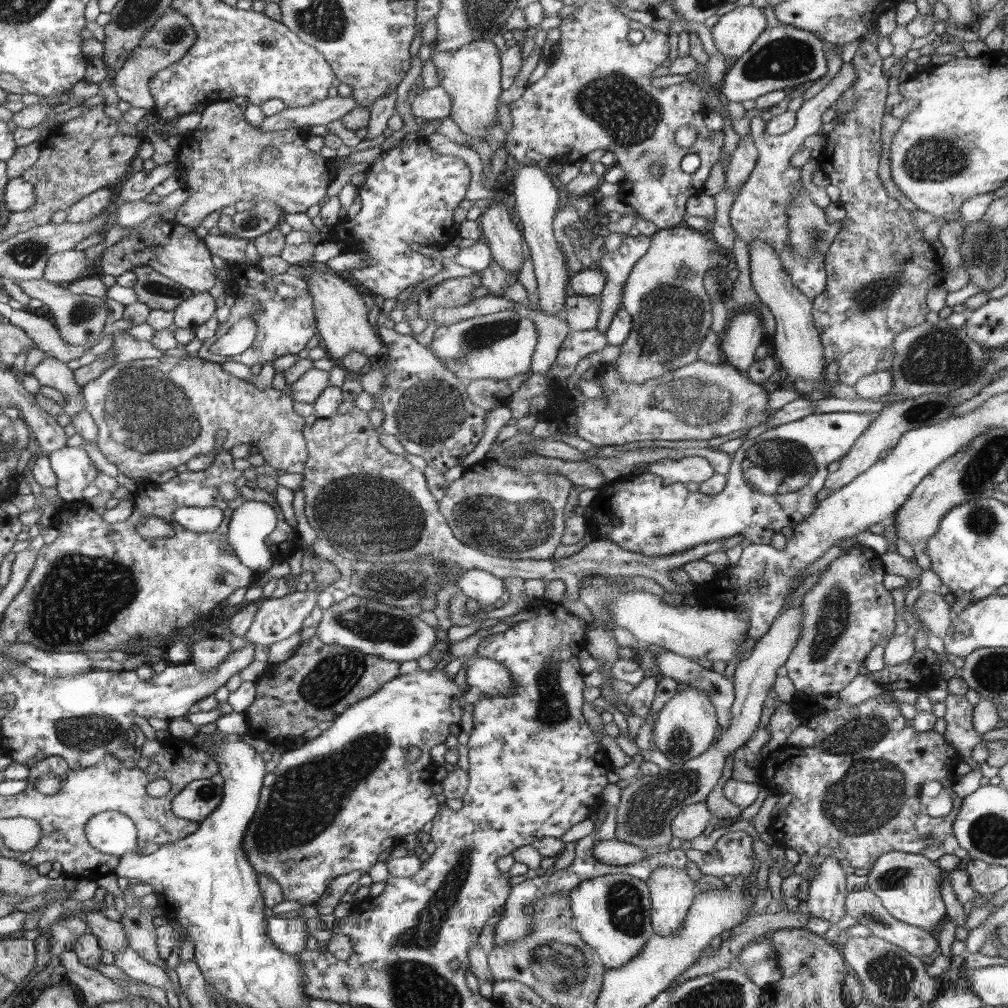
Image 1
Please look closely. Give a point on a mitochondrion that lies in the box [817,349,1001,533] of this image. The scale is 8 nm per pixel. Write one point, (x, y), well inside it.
(926, 410)

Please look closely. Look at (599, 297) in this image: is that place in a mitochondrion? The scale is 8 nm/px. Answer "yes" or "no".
no

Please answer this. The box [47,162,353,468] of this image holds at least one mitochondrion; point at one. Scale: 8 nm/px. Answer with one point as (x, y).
(144, 411)

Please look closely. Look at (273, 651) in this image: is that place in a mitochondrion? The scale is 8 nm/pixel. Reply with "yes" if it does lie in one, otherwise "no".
no

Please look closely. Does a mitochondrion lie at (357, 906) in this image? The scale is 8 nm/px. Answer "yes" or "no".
no

